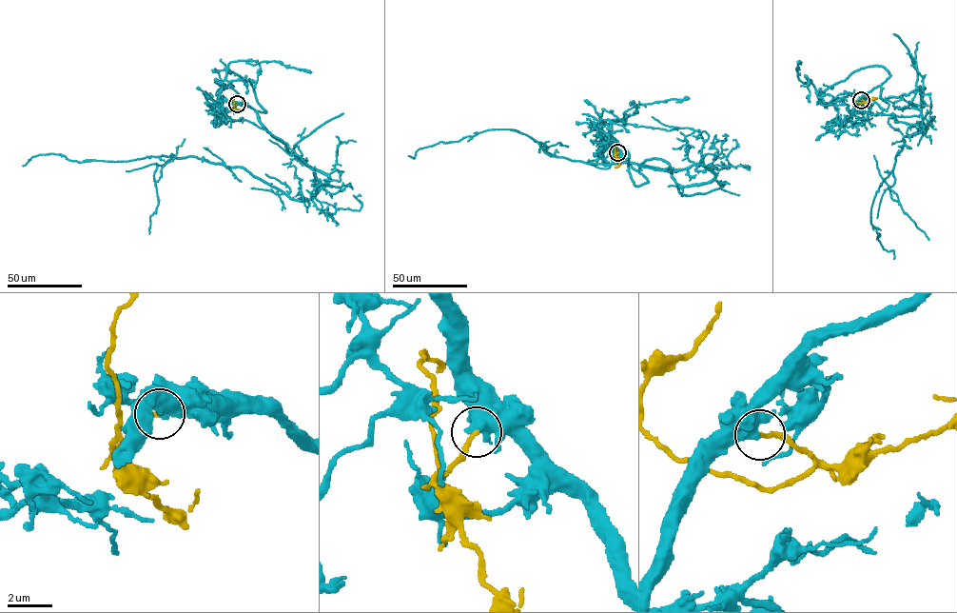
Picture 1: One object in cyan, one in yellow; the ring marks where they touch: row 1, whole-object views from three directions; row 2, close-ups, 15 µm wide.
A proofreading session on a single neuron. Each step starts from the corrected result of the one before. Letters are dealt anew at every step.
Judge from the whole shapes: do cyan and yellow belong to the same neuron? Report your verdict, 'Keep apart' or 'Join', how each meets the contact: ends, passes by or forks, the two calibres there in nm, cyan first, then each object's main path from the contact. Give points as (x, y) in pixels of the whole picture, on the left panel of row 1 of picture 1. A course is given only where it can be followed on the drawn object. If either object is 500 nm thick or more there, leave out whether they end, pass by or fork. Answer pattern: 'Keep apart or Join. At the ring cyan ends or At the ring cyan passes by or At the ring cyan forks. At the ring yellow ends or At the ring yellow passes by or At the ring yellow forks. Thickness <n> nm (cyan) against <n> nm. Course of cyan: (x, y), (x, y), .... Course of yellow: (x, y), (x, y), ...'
Join. Thickness 500 nm (cyan) against 220 nm. Course of cyan: (236, 104), (254, 108), (287, 151), (328, 177), (310, 199), (194, 156), (80, 162), (50, 153), (23, 166). Course of yellow: (237, 104), (233, 107), (234, 97), (237, 94)

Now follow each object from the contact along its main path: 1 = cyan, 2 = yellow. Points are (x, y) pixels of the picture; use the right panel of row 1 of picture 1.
1: (861, 100), (878, 86), (885, 99), (924, 87), (927, 129), (903, 137), (871, 207), (876, 239), (894, 259)
2: (861, 100), (865, 102), (852, 99), (858, 90)

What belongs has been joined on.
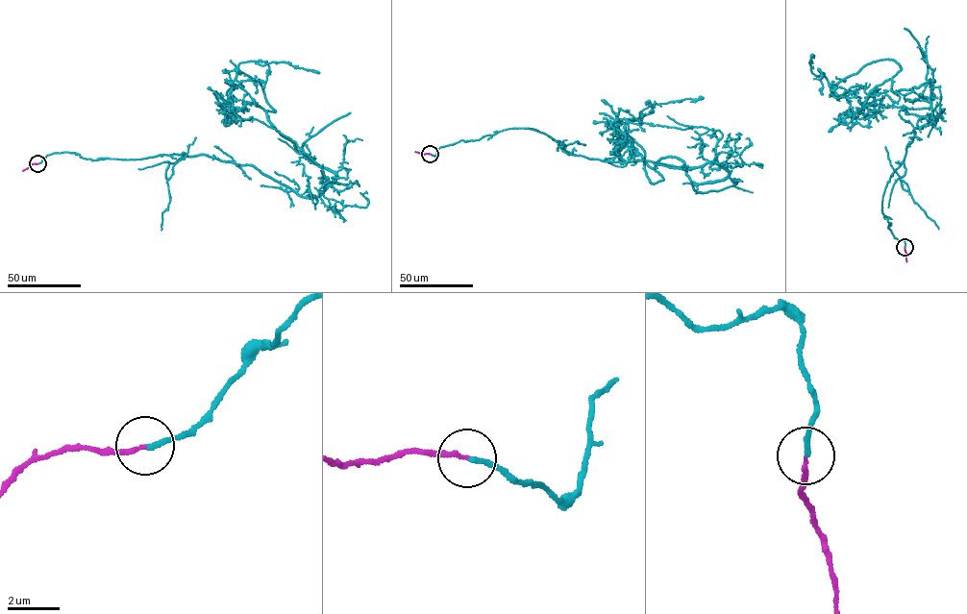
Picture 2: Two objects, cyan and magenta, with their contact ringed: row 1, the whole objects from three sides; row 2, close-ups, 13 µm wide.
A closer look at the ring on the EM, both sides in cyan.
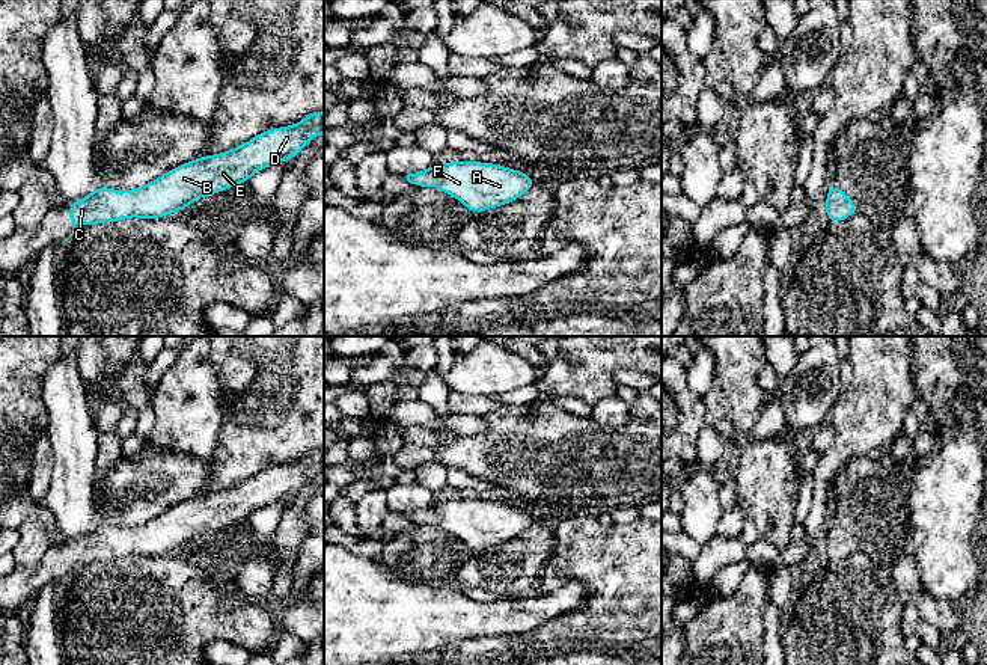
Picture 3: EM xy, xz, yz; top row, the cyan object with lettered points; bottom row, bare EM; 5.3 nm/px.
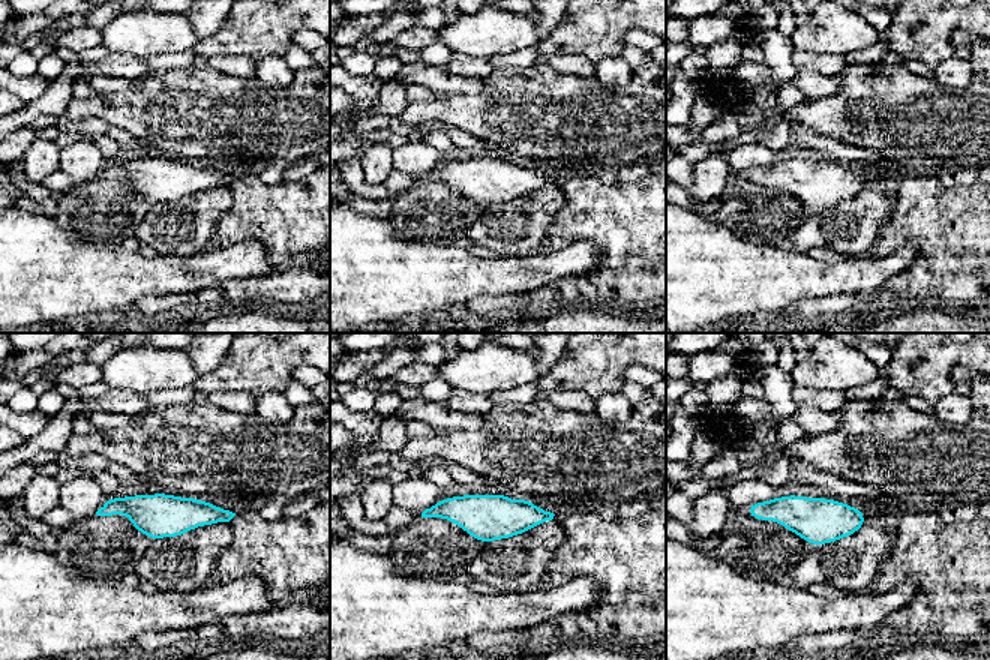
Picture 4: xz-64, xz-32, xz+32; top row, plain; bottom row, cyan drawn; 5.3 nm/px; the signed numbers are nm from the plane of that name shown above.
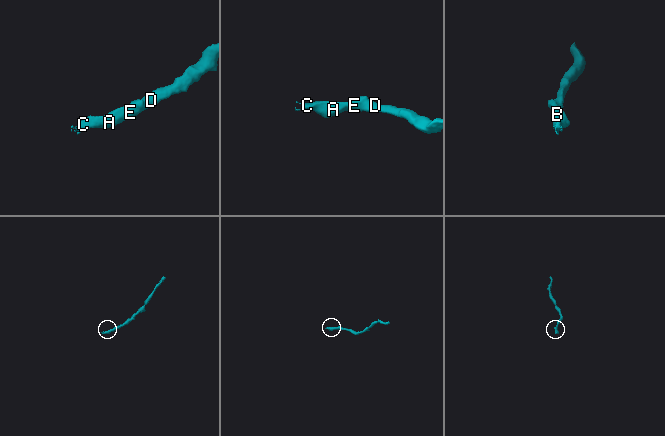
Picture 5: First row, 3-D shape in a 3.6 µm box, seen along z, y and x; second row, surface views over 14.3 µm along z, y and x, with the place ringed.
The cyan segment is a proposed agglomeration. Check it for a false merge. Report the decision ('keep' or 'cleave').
keep

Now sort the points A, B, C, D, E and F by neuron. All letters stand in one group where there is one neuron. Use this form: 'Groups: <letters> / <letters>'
Groups: A B C D E F

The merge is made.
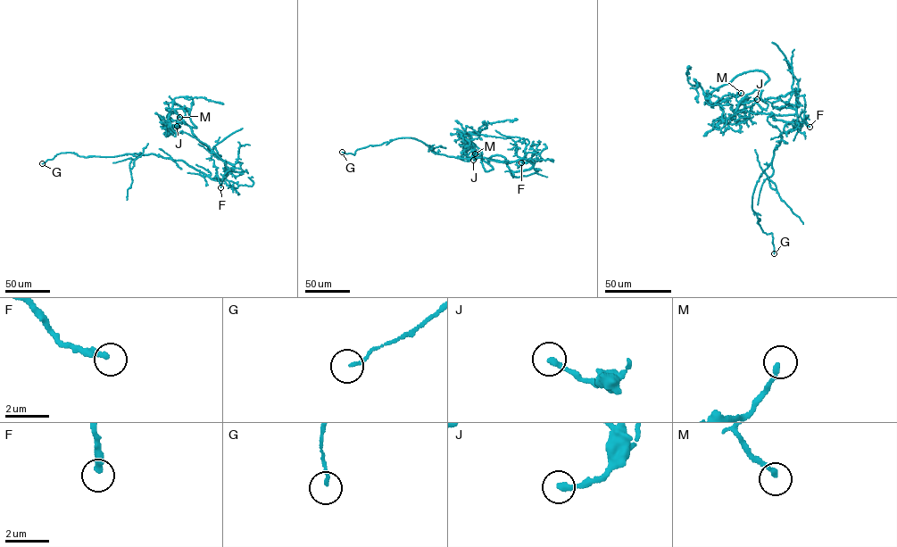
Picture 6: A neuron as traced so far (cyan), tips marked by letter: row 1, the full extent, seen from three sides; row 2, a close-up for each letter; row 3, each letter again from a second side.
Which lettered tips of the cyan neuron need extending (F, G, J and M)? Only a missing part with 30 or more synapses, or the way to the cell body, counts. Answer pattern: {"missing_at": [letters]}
{"missing_at": ["F"]}

